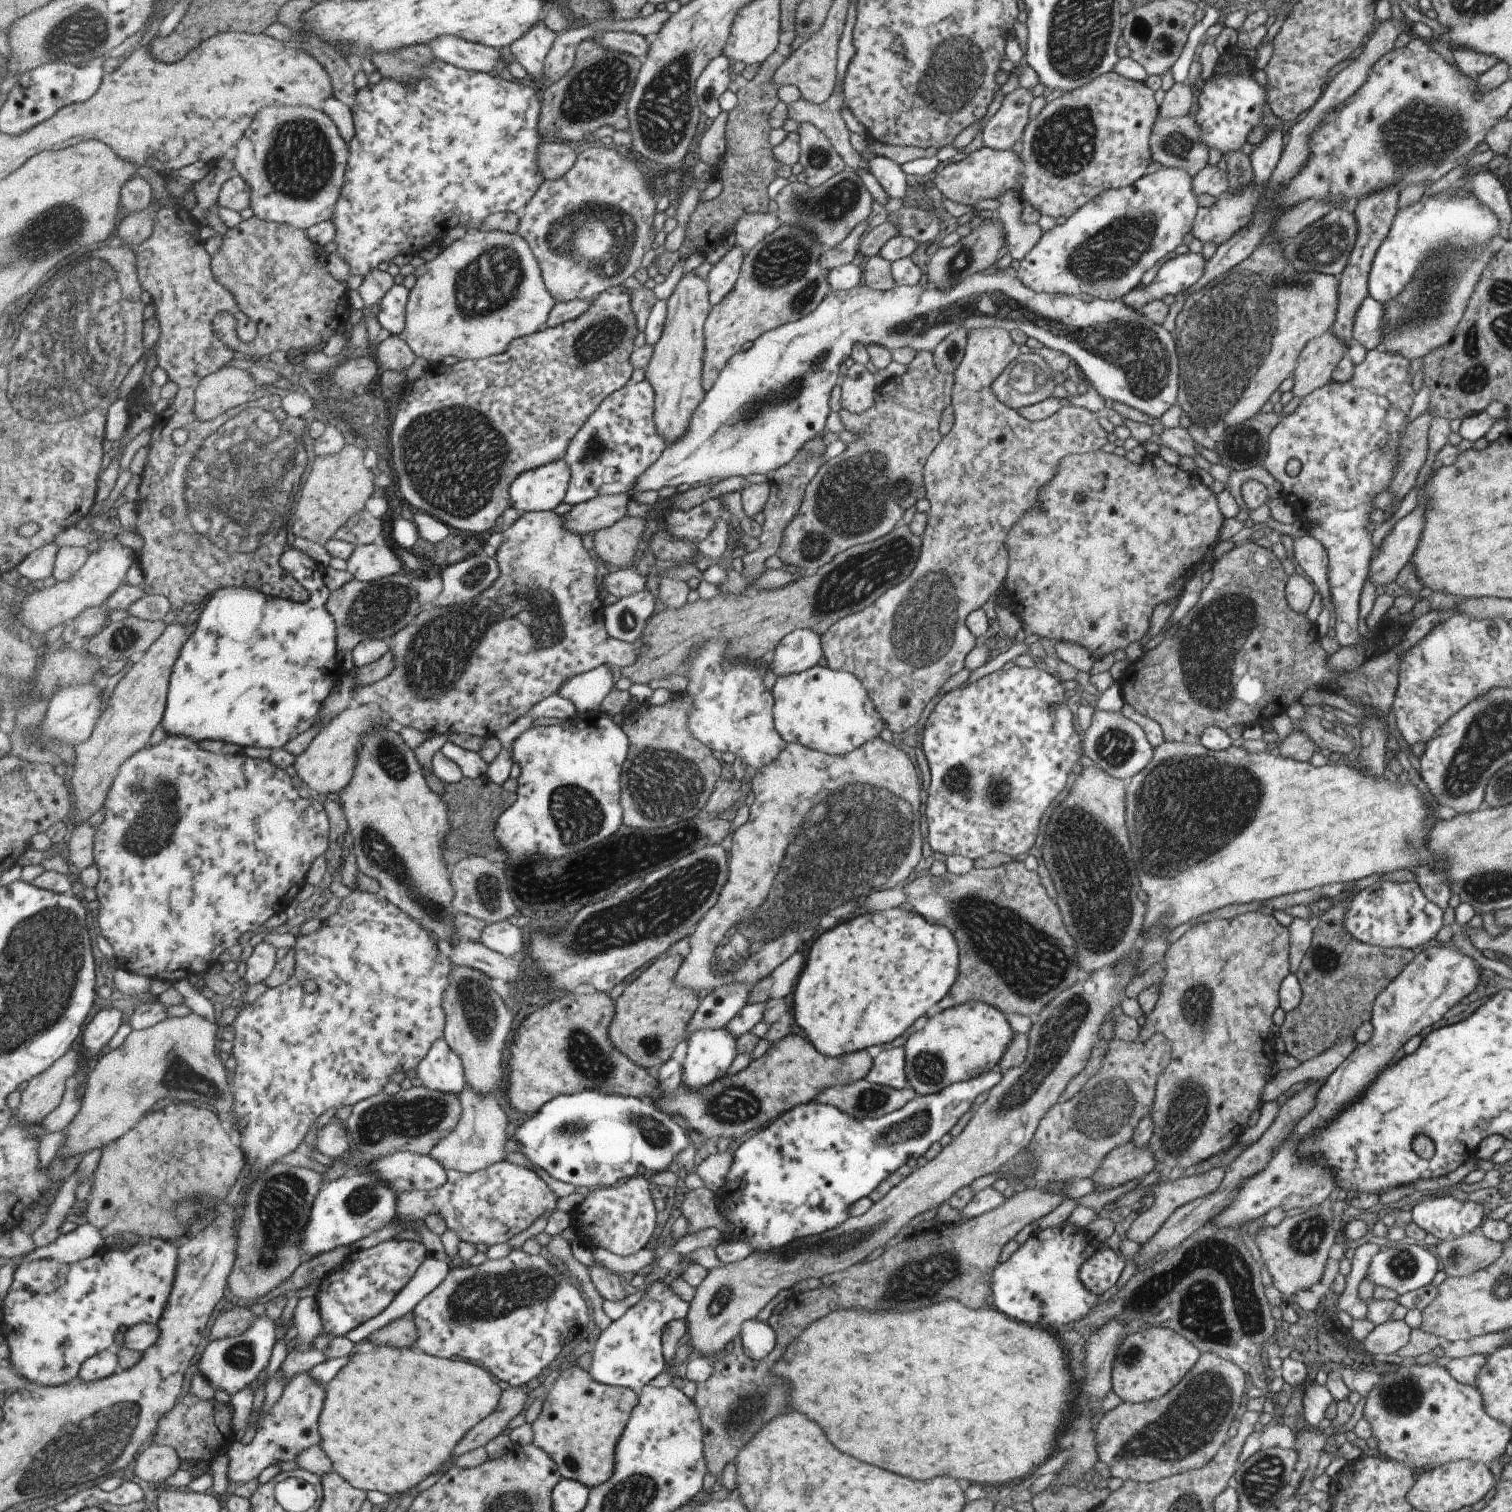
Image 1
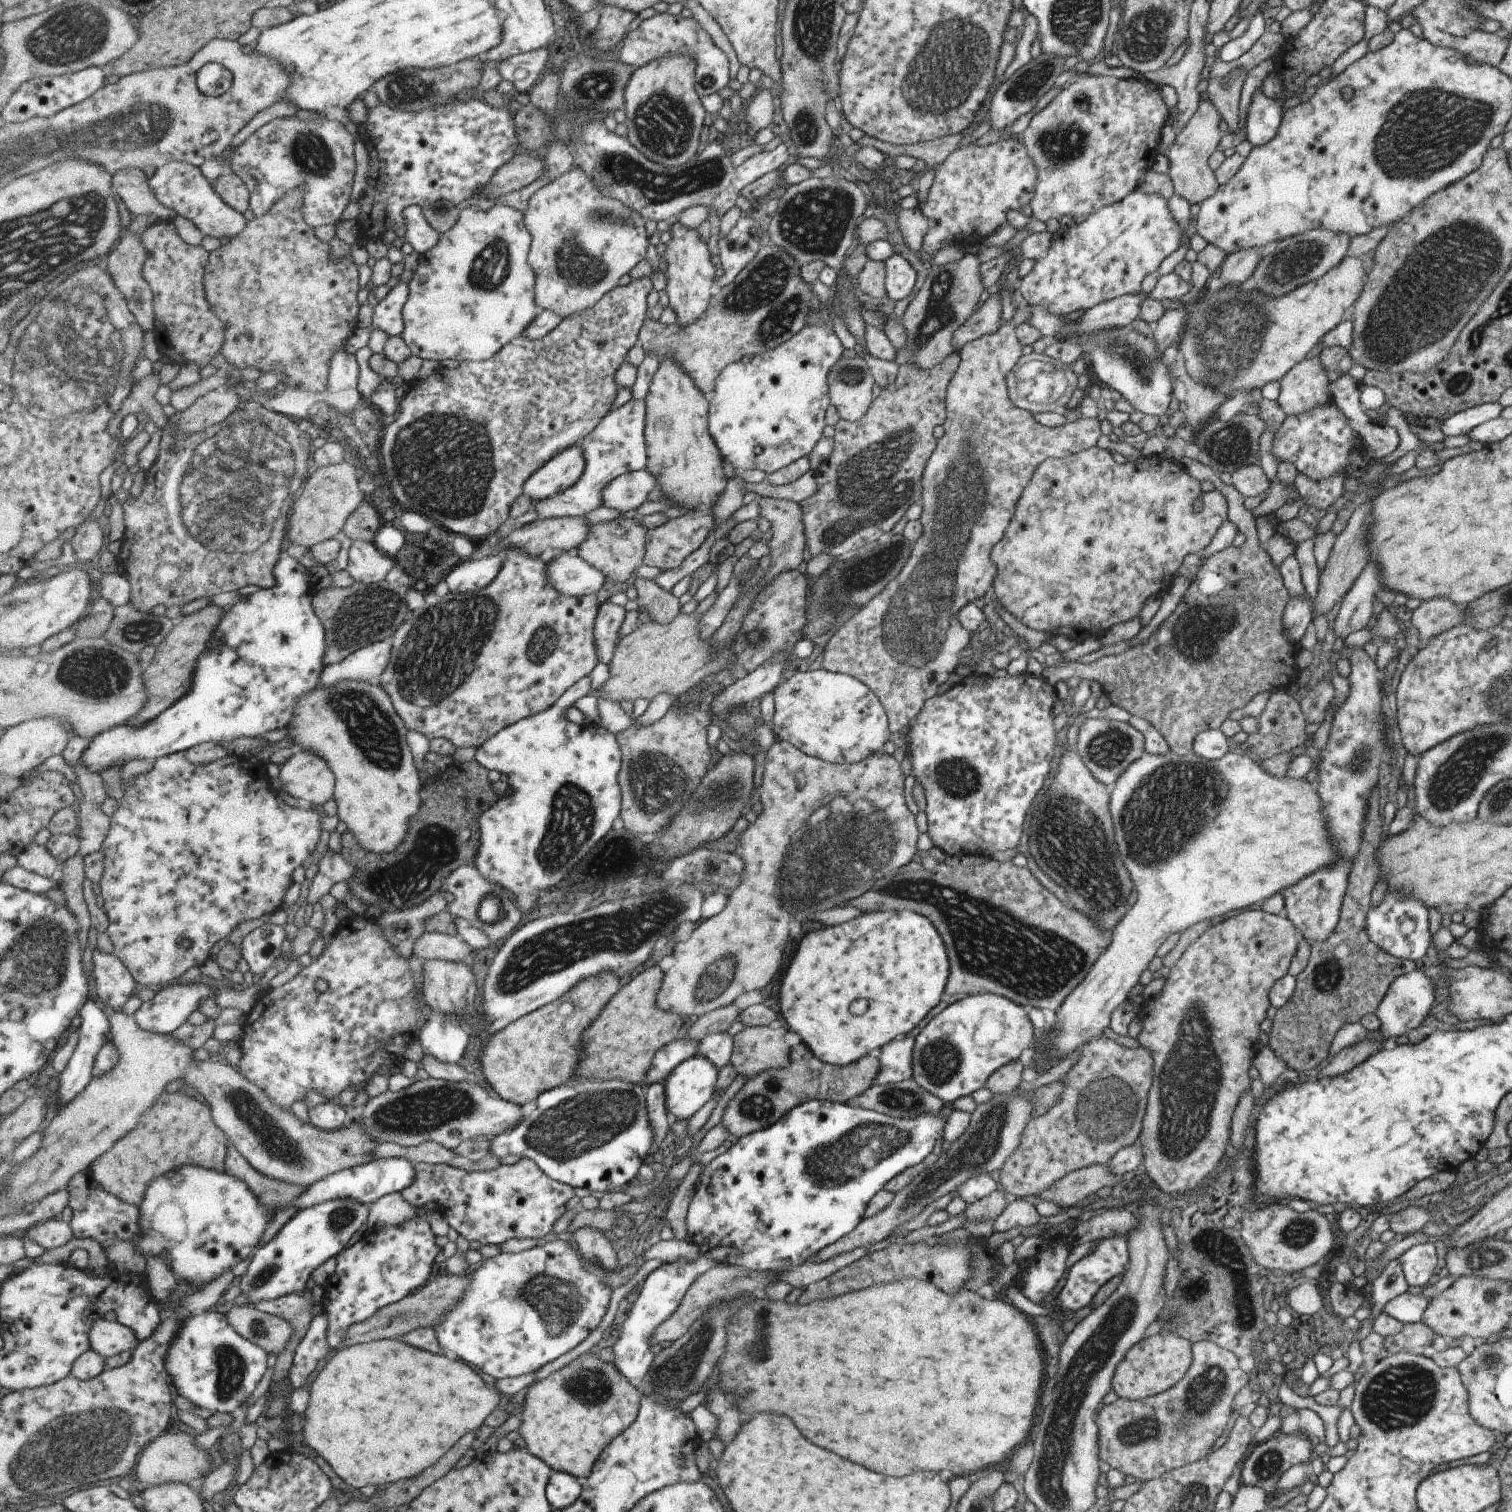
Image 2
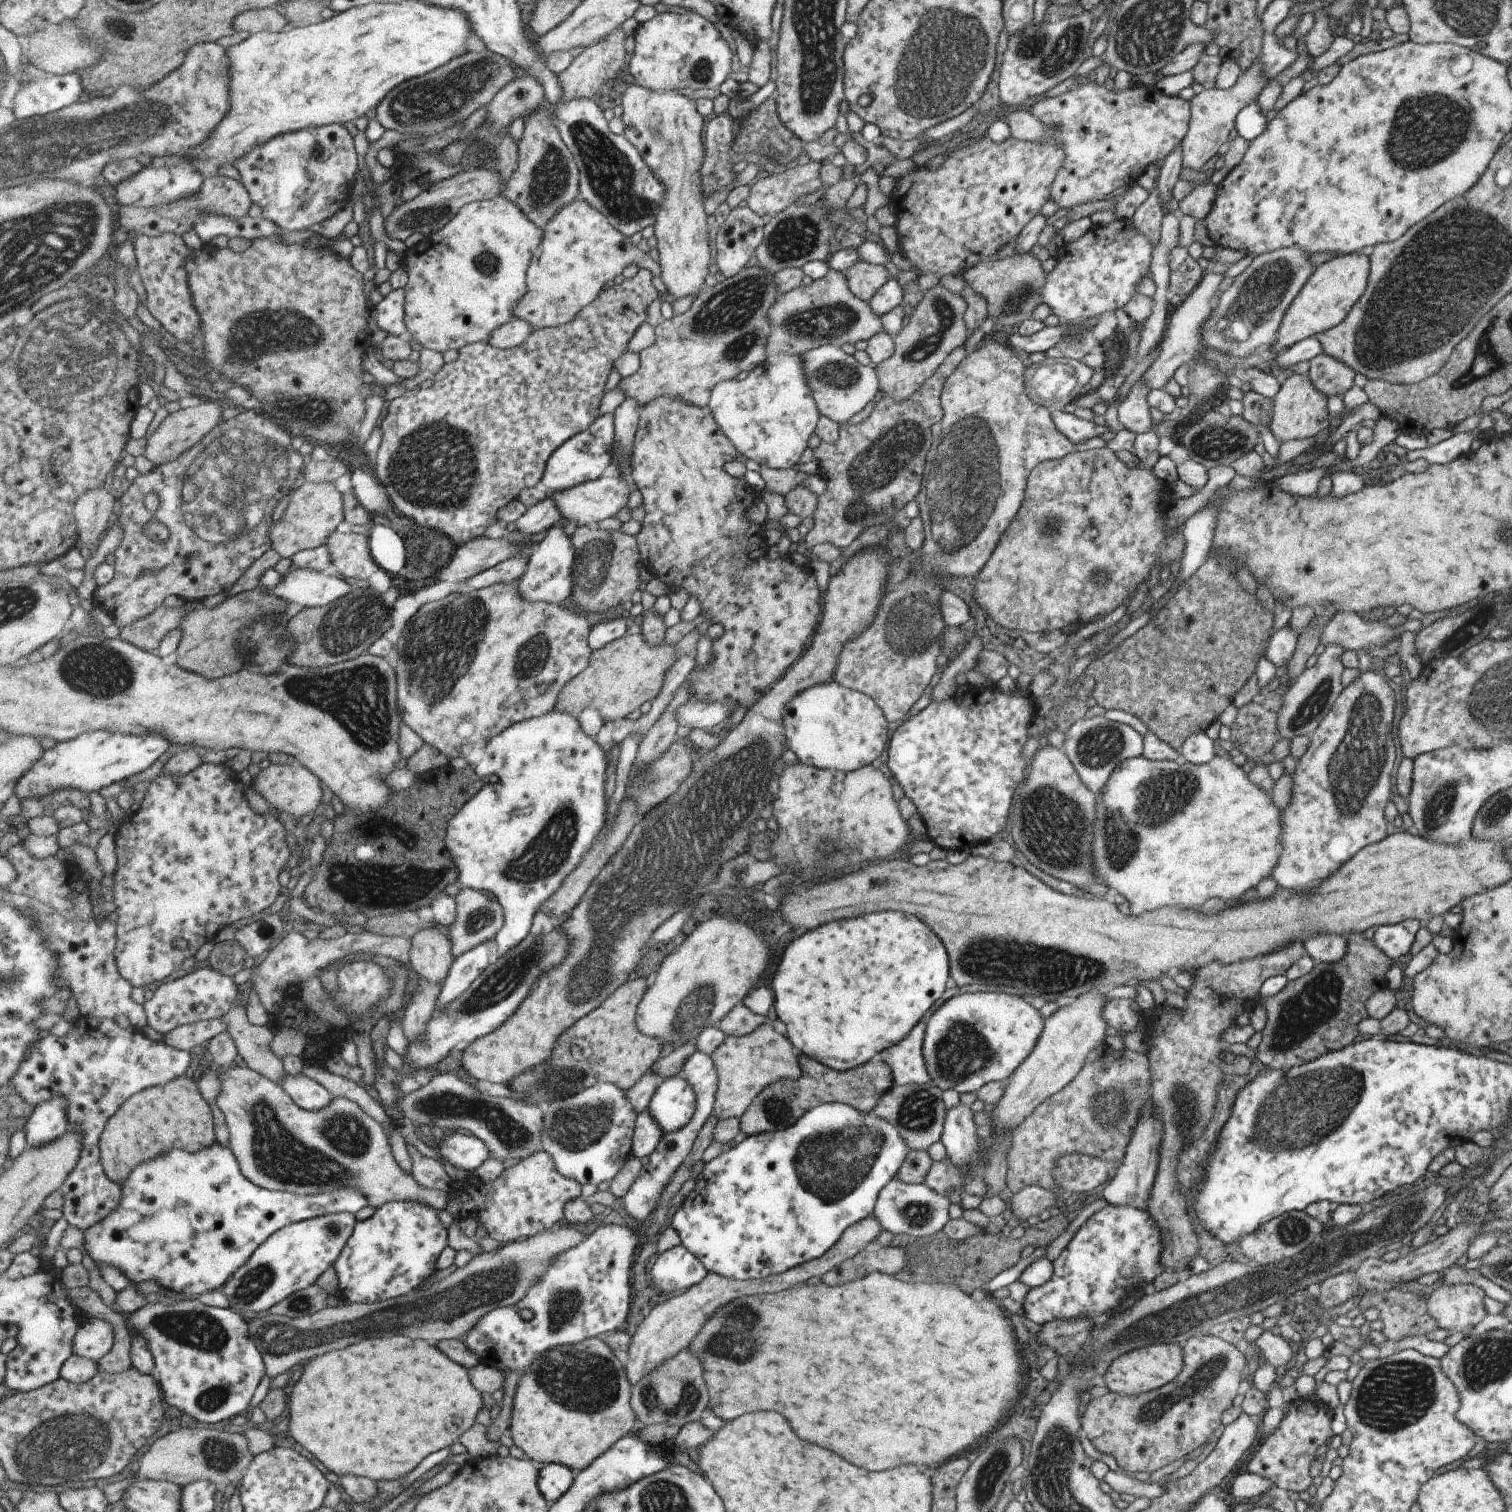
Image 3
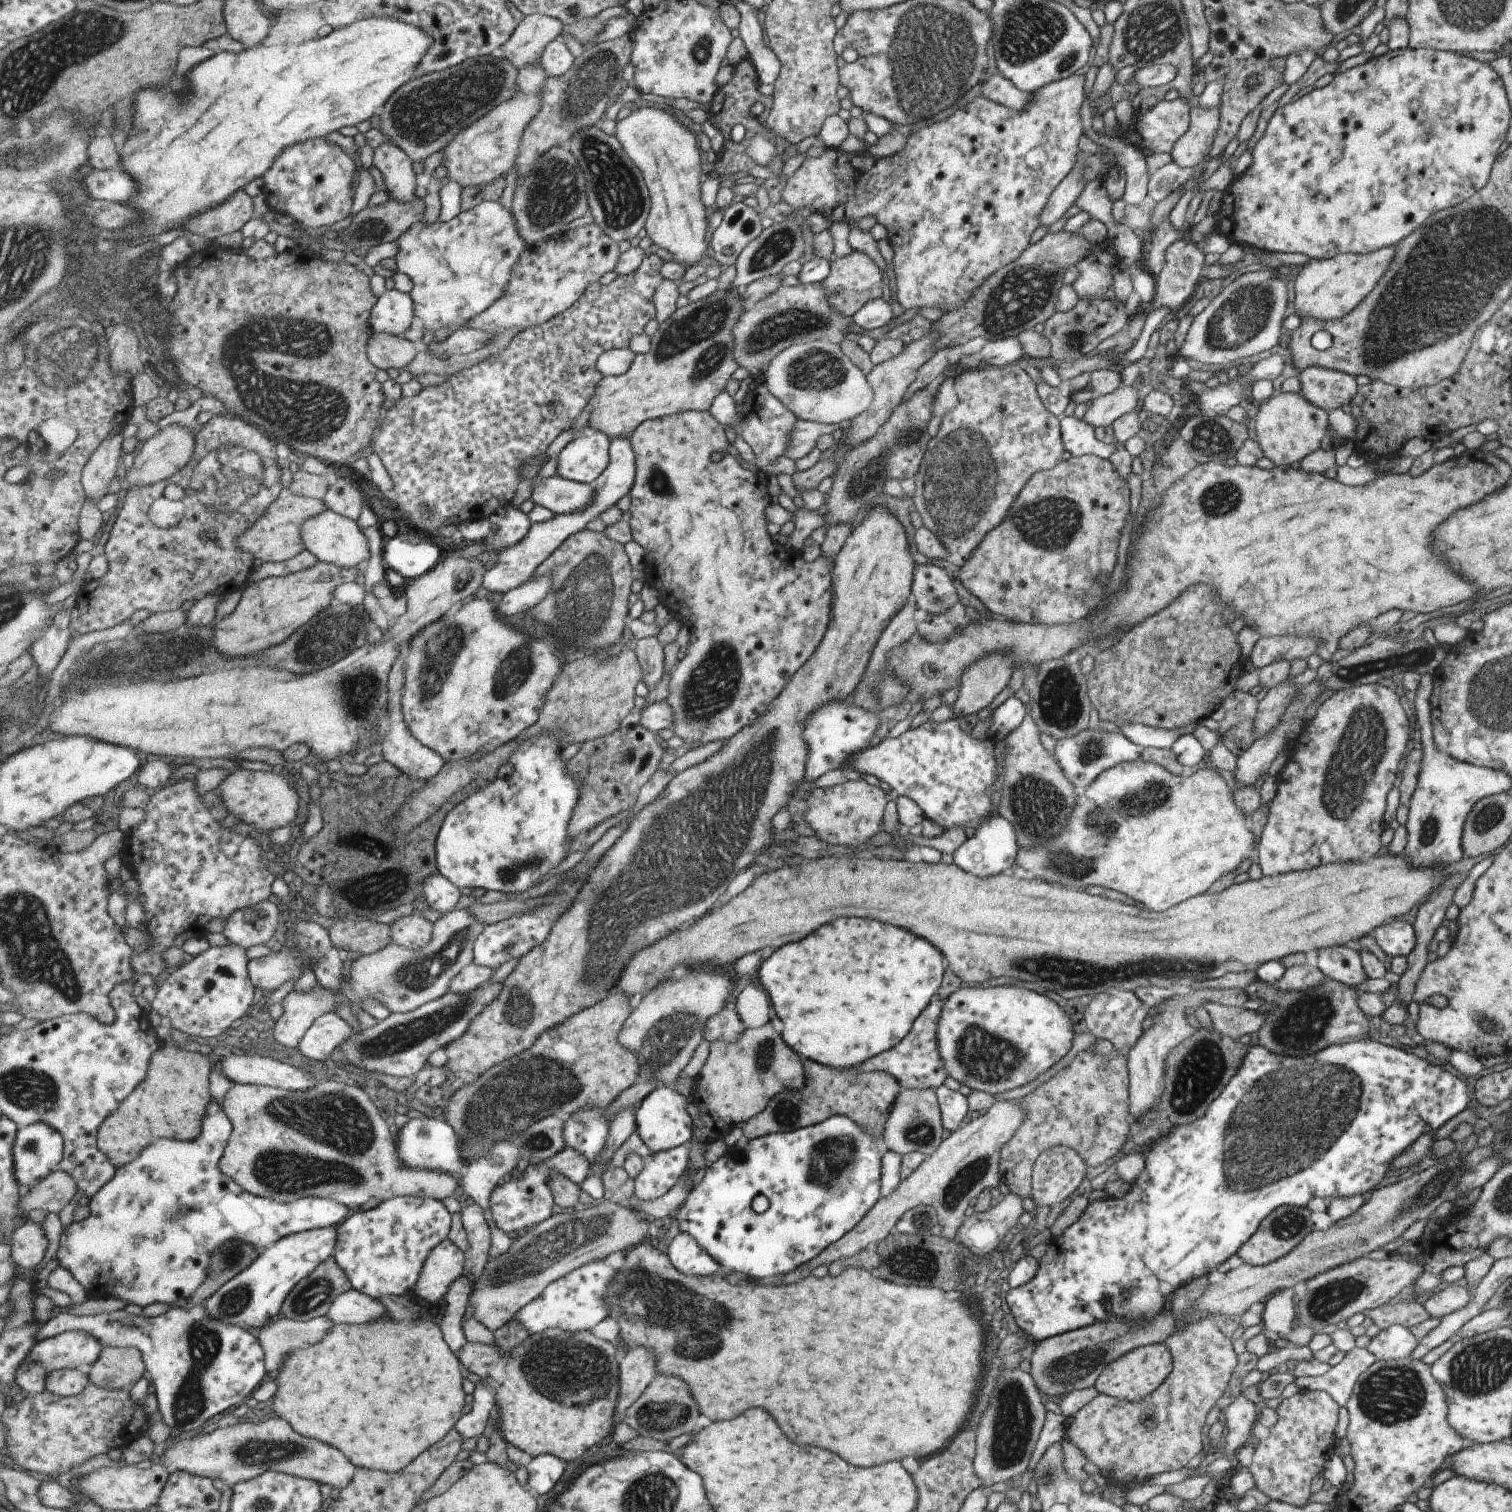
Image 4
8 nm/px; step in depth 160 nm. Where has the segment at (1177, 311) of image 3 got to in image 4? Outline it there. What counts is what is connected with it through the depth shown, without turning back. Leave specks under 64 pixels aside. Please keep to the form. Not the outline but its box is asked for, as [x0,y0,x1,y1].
[1082,386,1137,428]

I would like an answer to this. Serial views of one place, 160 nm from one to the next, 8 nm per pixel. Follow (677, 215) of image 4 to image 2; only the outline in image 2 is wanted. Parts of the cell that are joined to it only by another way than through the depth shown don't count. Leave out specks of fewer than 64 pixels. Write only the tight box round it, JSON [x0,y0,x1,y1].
[625,45,715,328]

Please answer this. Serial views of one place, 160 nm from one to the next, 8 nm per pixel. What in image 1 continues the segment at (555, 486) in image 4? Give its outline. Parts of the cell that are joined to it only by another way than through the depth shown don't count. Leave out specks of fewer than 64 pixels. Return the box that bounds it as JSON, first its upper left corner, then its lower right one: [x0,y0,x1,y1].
[625,270,1180,500]

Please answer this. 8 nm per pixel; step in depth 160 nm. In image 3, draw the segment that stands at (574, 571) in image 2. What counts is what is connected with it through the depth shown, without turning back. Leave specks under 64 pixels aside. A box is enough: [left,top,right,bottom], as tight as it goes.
[520,522,578,604]

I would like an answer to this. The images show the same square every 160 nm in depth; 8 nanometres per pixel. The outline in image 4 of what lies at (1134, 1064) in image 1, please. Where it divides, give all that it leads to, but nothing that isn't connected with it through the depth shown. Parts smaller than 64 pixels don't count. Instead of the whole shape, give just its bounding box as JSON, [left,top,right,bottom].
[998,1049,1131,1198]

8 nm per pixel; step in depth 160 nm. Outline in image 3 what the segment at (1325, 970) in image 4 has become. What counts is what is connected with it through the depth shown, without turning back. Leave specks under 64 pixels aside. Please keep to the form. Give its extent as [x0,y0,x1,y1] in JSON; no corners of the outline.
[1303,933,1347,963]

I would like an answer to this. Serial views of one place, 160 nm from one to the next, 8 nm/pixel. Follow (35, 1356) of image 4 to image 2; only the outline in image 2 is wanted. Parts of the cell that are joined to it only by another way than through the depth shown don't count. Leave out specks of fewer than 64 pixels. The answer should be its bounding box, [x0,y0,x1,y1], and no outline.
[89,1319,141,1357]

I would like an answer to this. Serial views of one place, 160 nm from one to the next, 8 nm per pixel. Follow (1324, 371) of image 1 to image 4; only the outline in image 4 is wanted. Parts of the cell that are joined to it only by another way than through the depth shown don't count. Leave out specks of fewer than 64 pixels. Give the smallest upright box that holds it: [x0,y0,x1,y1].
[1253,393,1328,466]

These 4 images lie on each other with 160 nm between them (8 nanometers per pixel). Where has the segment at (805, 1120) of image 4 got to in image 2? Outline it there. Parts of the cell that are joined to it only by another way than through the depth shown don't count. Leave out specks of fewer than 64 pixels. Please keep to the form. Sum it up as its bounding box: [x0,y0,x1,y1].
[719,1042,879,1139]

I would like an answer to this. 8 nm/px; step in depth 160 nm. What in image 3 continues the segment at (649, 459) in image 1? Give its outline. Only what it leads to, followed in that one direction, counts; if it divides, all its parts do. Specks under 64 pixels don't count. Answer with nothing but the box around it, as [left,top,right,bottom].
[515,497,564,536]

